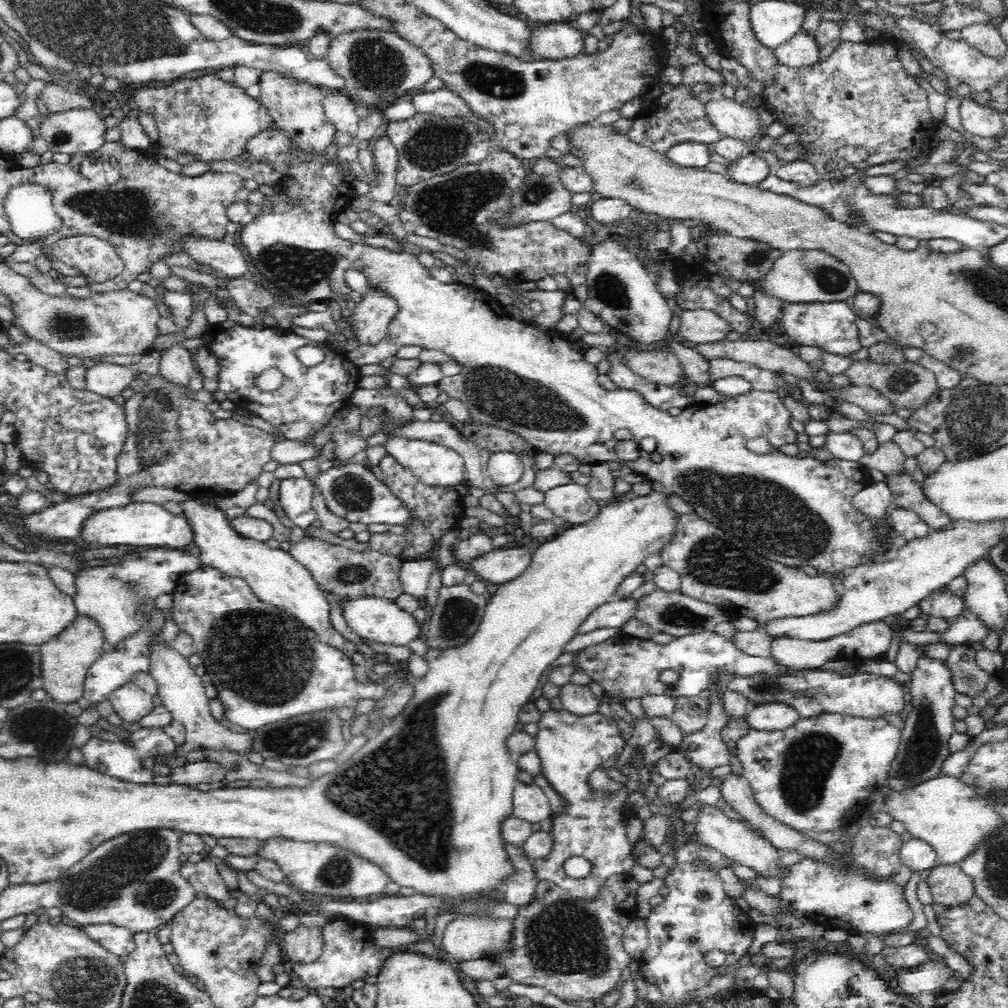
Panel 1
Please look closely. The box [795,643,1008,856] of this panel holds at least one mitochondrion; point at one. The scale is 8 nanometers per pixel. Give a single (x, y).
(923, 750)

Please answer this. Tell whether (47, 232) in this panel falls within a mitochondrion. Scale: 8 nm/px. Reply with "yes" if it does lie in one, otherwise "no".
no

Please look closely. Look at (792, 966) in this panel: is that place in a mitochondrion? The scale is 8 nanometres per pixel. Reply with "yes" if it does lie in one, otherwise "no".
no

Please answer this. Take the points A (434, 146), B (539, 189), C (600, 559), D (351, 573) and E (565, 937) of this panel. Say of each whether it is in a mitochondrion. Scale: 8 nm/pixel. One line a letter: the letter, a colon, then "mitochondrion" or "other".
A: mitochondrion
B: mitochondrion
C: other
D: mitochondrion
E: mitochondrion

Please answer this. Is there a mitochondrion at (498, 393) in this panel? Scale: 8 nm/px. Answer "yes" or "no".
yes

